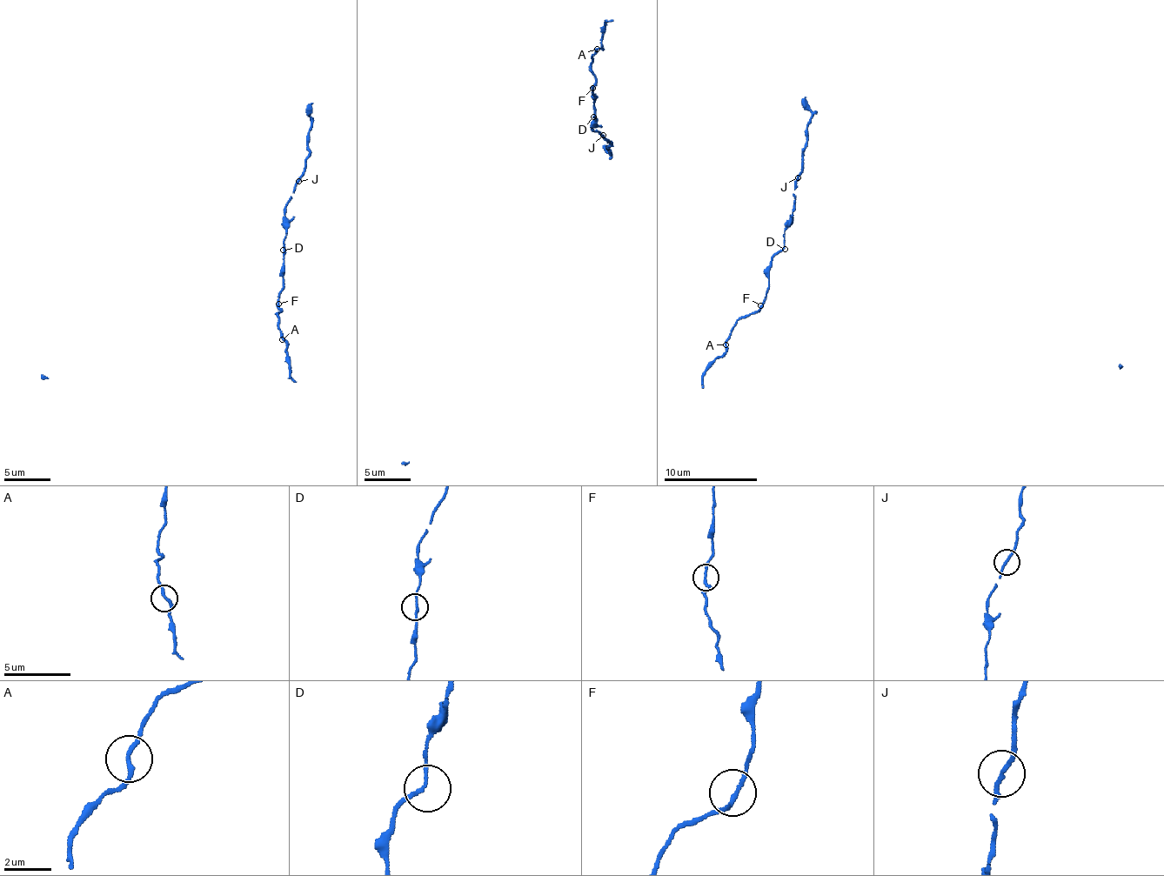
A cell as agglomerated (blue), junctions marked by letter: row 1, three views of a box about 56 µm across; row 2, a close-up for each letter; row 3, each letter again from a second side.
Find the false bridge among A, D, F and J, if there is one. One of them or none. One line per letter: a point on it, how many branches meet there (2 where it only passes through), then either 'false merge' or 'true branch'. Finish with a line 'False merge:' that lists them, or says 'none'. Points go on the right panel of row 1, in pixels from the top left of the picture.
A: at (725, 344); 2 branches meet; true branch
D: at (785, 249); 2 branches meet; true branch
F: at (760, 305); 2 branches meet; true branch
J: at (798, 177); 2 branches meet; true branch
False merge: none

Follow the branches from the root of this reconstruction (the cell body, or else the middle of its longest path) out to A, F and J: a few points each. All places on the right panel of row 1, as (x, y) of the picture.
A: (785, 249), (771, 263), (768, 290), (763, 305), (737, 321), (725, 344)
F: (785, 249), (771, 263), (768, 290), (760, 305)
J: (785, 249), (785, 224), (794, 207), (792, 192), (798, 177)

